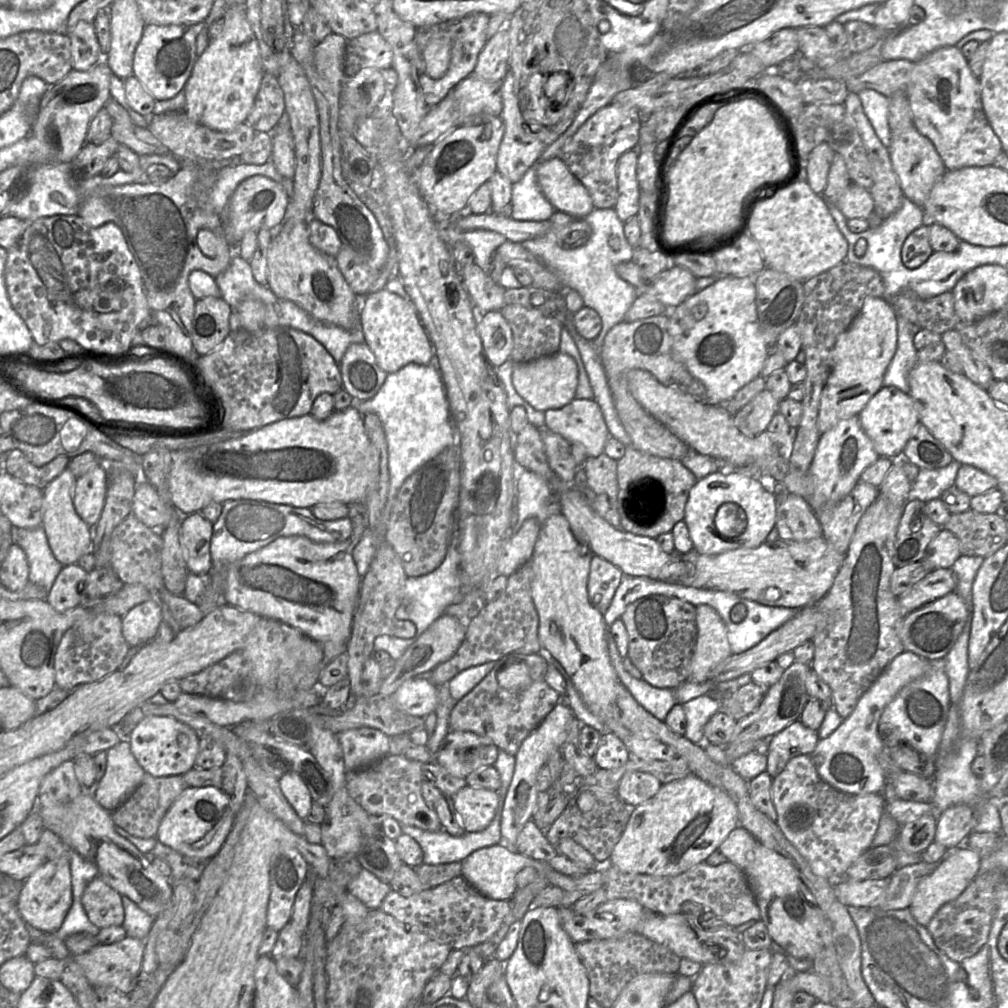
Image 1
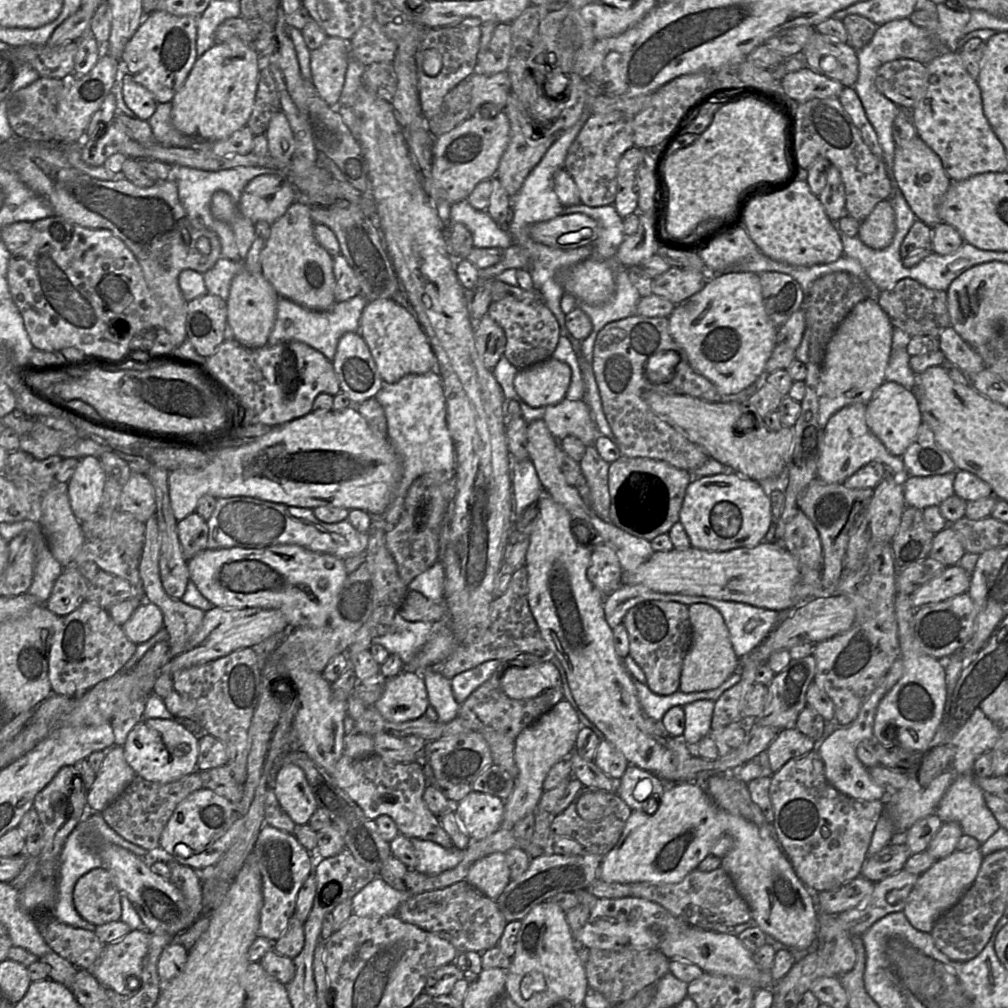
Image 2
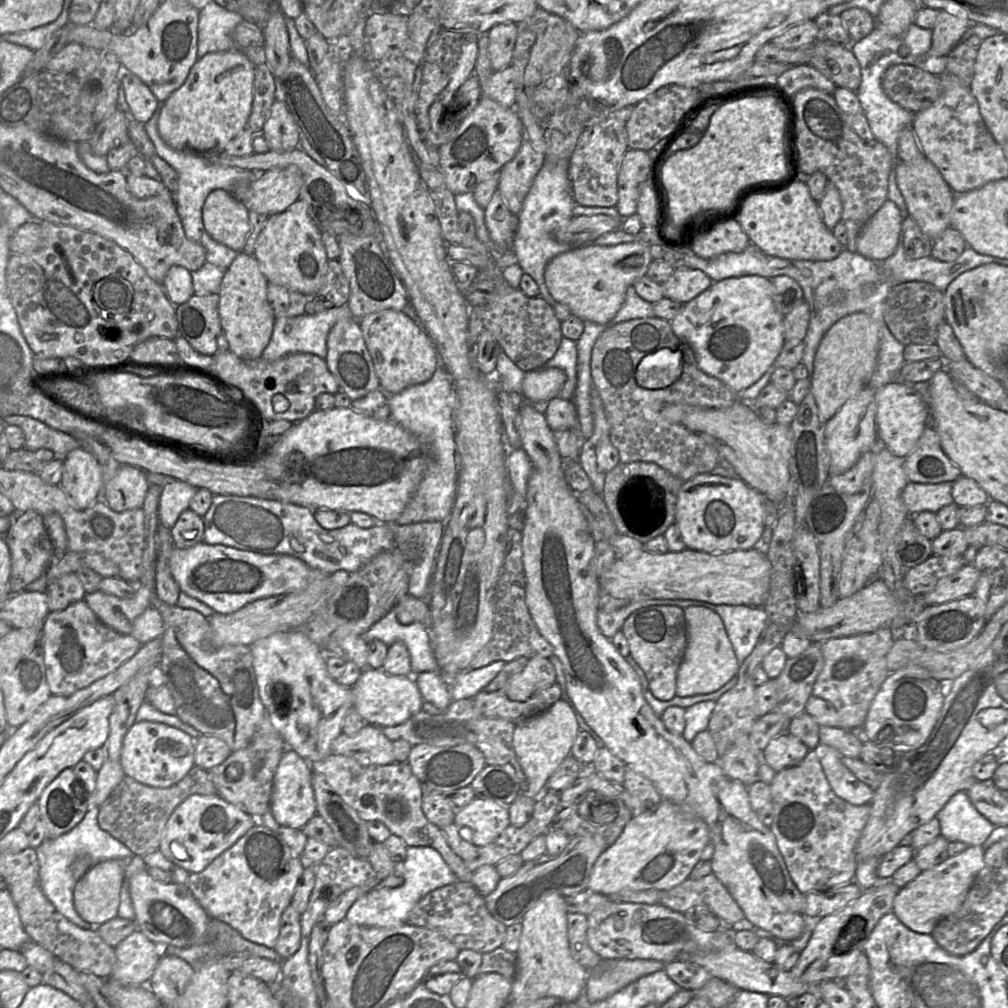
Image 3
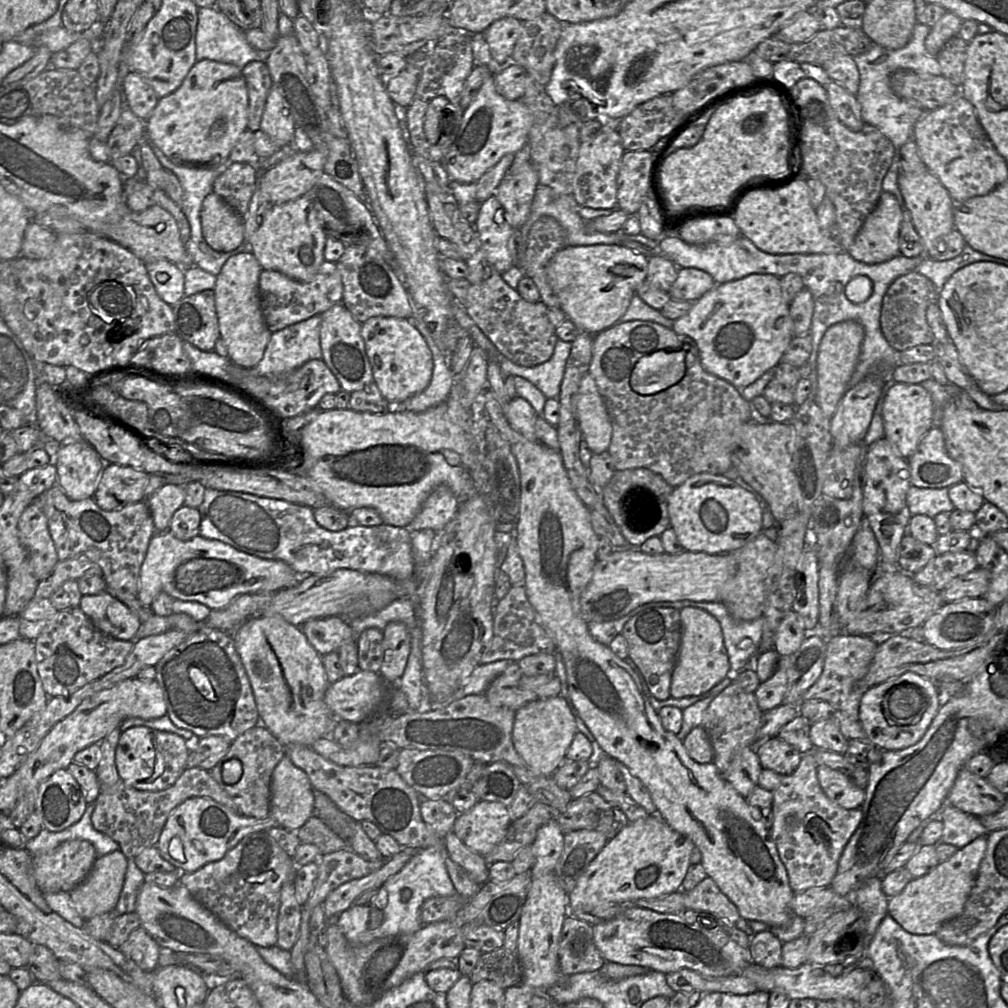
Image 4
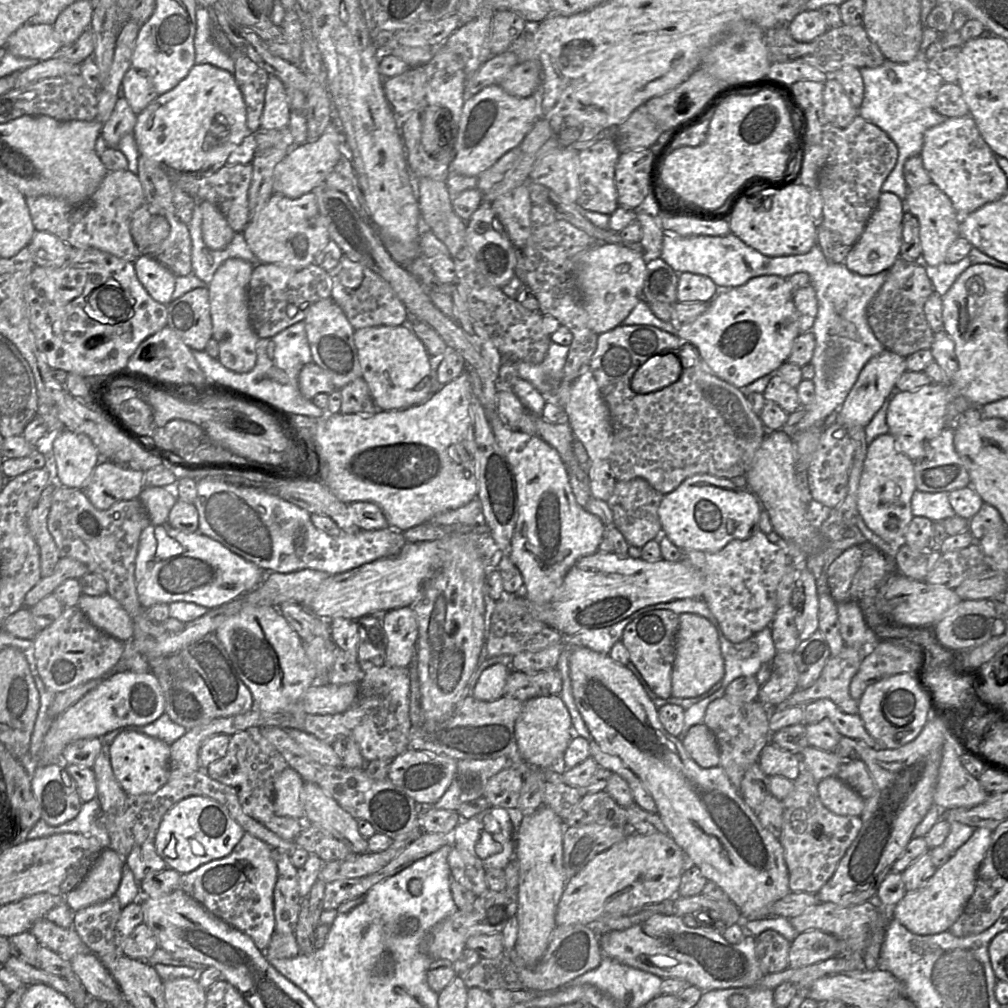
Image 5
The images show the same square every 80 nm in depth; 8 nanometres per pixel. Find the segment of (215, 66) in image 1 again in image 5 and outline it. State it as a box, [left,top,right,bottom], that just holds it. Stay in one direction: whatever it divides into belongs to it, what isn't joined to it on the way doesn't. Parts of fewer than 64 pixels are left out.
[133,64,248,181]

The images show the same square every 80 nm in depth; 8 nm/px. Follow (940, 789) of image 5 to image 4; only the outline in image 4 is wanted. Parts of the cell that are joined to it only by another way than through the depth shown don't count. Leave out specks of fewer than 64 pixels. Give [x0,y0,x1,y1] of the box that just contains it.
[947,767,1006,817]

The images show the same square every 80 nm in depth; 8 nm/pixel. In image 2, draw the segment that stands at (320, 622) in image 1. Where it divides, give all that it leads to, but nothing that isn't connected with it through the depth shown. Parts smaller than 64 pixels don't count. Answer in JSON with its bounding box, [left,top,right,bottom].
[187,545,348,629]

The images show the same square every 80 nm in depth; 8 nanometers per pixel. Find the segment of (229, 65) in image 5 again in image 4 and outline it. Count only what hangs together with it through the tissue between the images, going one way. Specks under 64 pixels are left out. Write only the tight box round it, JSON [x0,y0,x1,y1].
[196,7,270,69]

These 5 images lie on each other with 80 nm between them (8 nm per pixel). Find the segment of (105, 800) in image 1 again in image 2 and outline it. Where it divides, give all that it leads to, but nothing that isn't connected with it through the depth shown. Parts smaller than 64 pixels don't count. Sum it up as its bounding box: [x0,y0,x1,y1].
[87,746,135,813]

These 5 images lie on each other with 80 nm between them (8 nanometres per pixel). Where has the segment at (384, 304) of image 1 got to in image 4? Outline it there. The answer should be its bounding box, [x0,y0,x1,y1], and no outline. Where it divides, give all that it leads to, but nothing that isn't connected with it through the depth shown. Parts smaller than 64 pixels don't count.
[360,316,433,405]

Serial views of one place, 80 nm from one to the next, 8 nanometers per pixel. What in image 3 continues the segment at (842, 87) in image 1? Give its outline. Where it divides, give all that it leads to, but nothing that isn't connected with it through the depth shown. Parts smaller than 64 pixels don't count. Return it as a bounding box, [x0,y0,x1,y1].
[775,64,836,96]

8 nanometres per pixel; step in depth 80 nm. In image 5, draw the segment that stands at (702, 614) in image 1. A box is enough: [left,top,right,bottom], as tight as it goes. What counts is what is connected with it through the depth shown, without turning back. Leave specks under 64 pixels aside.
[671,614,724,698]

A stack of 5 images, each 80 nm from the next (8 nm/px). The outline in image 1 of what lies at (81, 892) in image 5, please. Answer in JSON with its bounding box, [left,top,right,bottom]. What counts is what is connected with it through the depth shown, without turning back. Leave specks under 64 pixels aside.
[81,876,124,929]

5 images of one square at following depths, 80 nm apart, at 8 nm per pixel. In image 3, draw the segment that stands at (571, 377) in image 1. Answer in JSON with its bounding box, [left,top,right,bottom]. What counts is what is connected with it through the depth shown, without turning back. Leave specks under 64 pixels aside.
[522,367,566,403]

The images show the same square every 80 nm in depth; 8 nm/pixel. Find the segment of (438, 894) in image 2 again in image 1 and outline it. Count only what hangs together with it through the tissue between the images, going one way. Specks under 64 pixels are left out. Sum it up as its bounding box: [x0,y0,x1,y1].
[380,876,510,950]

